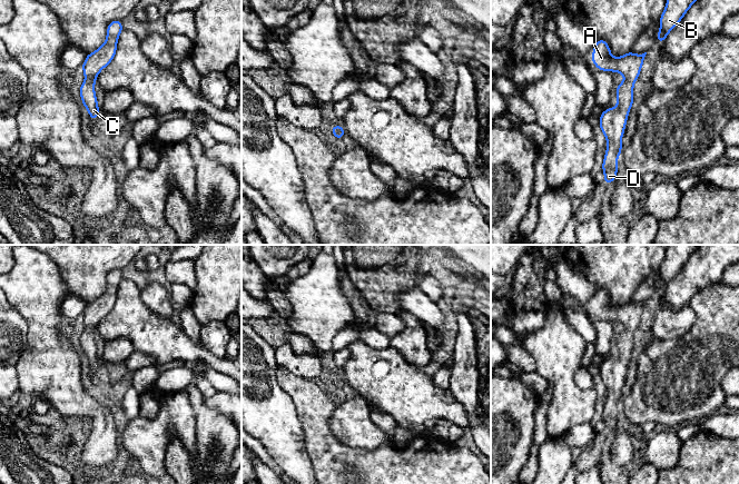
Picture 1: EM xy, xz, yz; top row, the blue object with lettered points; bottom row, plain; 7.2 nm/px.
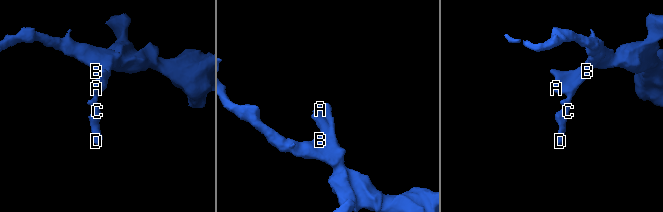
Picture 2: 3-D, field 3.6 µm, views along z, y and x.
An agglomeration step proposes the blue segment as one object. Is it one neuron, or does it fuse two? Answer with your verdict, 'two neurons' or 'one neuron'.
one neuron

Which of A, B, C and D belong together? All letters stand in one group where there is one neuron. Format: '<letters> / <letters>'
A B C D

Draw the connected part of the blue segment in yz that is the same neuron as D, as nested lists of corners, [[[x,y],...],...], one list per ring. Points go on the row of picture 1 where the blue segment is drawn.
[[[600,39],[593,47],[591,60],[601,71],[617,71],[624,76],[624,81],[617,85],[618,107],[605,109],[600,115],[600,125],[607,138],[607,151],[602,162],[604,185],[615,180],[618,174],[618,157],[622,151],[621,139],[624,134],[629,110],[633,106],[633,86],[638,79],[647,52],[635,55],[632,51],[614,58],[604,39]]]

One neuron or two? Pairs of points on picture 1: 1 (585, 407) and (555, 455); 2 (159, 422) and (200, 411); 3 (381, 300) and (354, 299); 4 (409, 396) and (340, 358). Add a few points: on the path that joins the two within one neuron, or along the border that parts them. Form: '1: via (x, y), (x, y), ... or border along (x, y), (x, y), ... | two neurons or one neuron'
1: border along (549, 436), (561, 438) | two neurons
2: border along (186, 388), (194, 410), (195, 438) | two neurons
3: border along (348, 277), (361, 297), (377, 313) | two neurons
4: border along (348, 347), (352, 357), (342, 367) | two neurons

